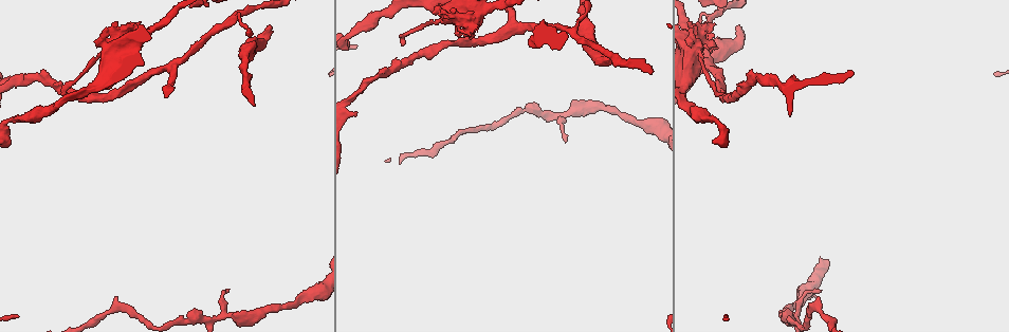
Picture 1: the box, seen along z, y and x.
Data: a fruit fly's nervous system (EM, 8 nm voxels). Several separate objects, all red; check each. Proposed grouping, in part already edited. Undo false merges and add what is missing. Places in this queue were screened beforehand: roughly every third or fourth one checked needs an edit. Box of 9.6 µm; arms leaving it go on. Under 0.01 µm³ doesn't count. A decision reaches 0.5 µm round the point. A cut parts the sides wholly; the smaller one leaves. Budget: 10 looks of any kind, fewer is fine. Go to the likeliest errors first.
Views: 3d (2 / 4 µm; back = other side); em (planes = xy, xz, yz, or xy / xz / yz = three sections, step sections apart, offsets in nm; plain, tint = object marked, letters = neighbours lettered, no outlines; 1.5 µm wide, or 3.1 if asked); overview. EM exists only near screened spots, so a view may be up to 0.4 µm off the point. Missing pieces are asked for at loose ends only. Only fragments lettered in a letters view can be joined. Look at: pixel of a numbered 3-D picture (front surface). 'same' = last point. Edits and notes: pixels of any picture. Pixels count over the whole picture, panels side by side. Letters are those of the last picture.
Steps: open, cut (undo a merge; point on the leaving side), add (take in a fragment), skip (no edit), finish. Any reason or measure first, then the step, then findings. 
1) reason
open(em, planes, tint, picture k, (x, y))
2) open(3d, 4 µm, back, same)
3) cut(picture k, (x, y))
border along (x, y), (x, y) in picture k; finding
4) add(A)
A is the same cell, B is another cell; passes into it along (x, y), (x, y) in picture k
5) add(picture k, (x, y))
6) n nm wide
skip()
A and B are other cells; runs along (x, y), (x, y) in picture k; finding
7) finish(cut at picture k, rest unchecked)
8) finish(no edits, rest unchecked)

branch stops here
open(3d, 2 µm, back, picture 1, (464, 37))

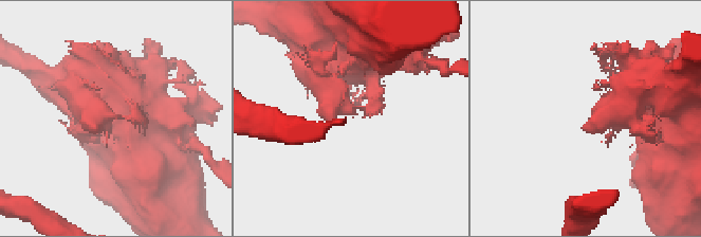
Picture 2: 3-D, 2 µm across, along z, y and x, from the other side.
need the tissue
open(em, xy, step 4, letters, picture 2, (125, 118))

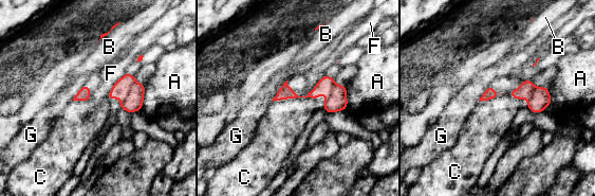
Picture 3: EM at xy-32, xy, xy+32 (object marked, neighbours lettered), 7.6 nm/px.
open(em, planes, letters, same)

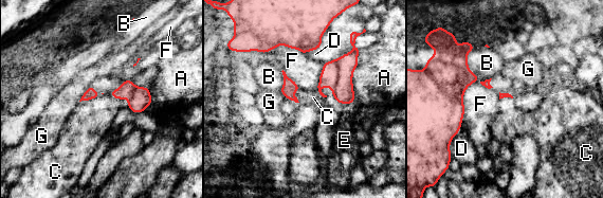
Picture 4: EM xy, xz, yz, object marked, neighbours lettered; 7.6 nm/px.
skip()
A, B, C, D, E, F and G are other cells; border along (104, 93), (79, 102) in picture 4; no lettered fragment goes on from it

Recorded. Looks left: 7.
branch stops here
open(em, planes, letters, picture 1, (736, 27))

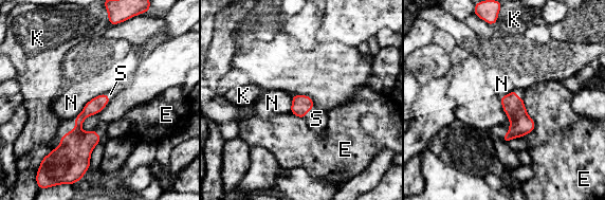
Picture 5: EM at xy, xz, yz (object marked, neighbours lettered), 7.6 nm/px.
add(S)
S is the same cell, E, K and N are other cells; passes into it along (300, 104), (307, 110), (316, 119) in picture 5; the neuron continues

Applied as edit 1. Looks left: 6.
thin end
open(em, planes, letters, picture 1, (225, 291))

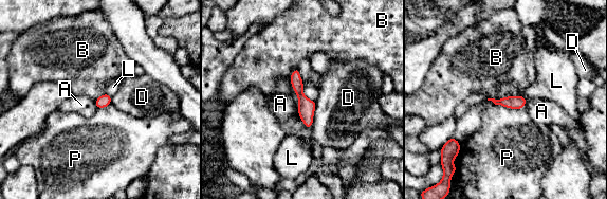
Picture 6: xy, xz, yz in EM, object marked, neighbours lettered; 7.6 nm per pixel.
skip()
A, B, D, L and P are other cells; border along (296, 66), (290, 85), (298, 113) in picture 6; no lettered fragment goes on from it

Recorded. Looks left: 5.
free end
open(em, planes, letters, picture 1, (354, 115))

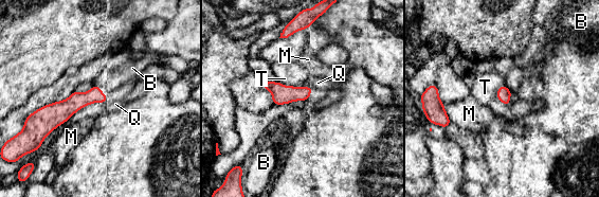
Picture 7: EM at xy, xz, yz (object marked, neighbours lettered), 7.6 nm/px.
skip()
B, M, Q and T are other cells; border along (98, 86), (107, 95) in picture 7; no lettered fragment goes on from it

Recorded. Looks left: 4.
finish(add at picture 5, rest unchecked)

